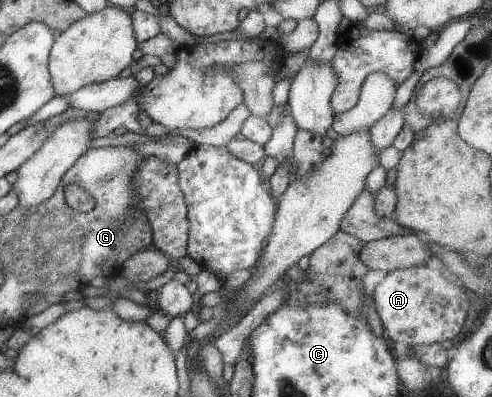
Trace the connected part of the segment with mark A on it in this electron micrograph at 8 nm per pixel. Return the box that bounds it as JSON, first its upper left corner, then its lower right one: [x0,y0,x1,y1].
[371,266,469,348]

